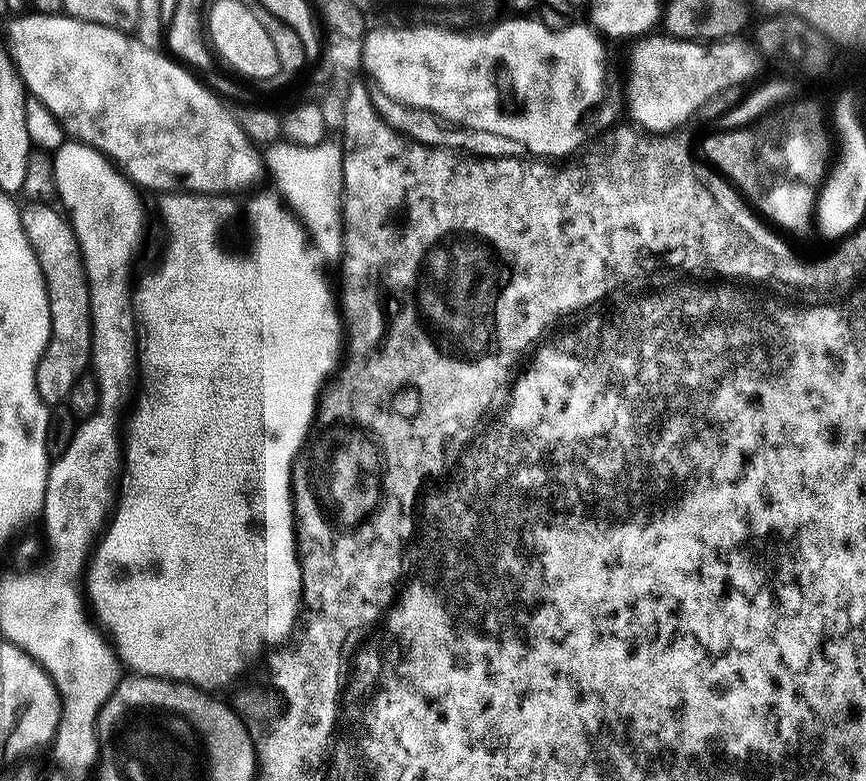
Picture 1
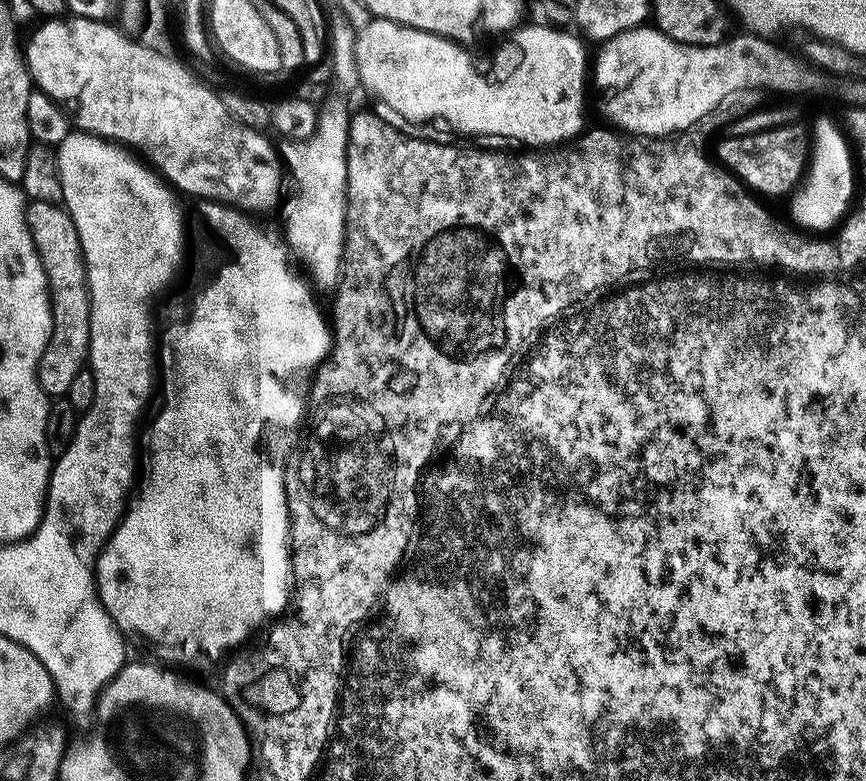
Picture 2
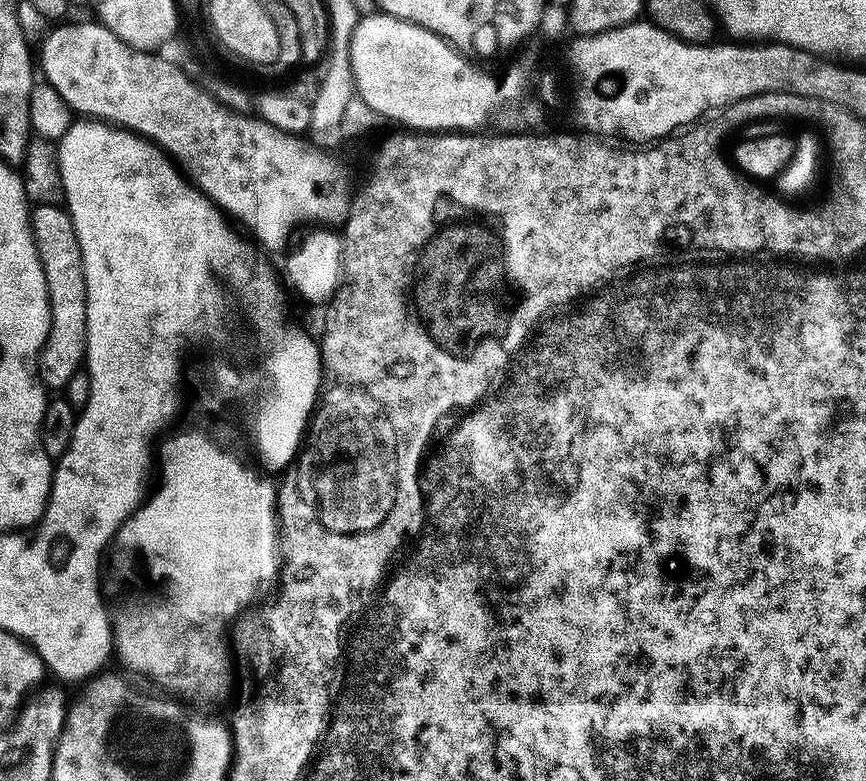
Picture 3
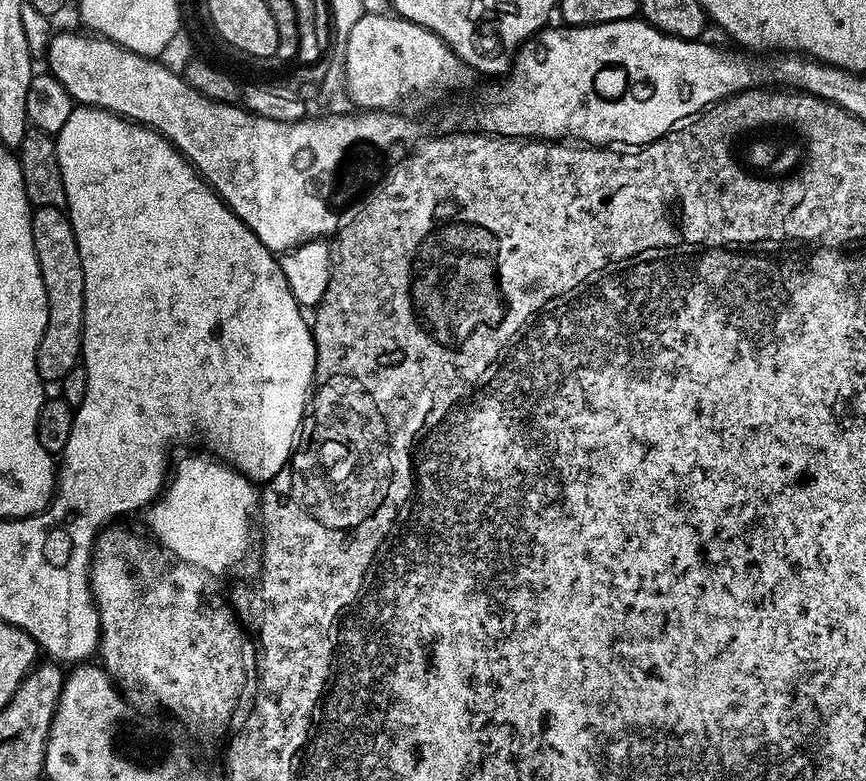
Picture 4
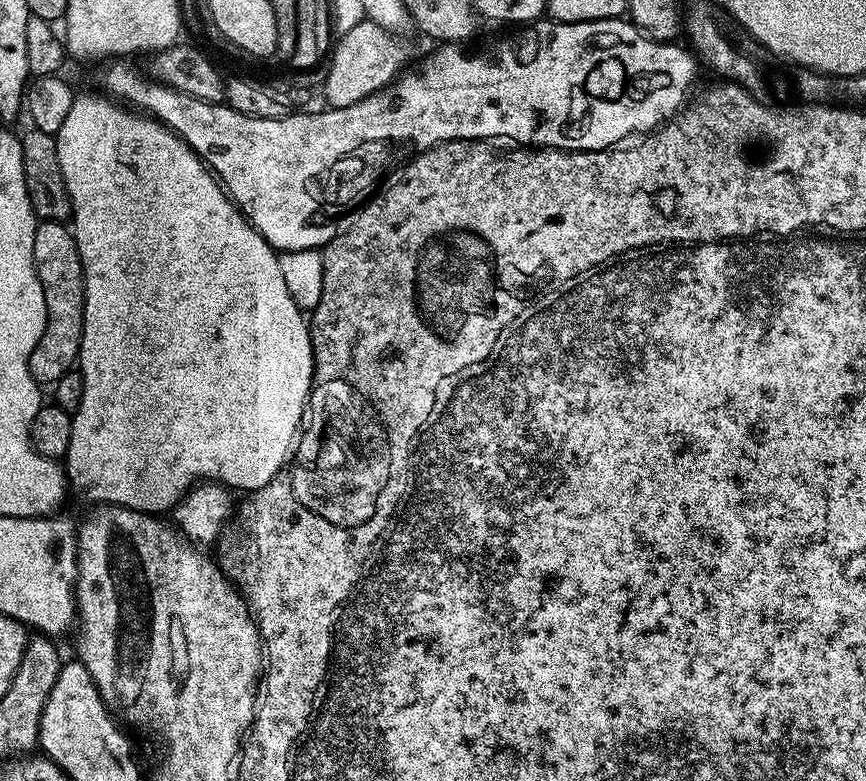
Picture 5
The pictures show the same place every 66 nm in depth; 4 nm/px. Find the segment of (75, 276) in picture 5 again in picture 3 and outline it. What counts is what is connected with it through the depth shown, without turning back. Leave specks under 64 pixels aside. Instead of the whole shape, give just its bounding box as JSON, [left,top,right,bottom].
[30,204,88,390]

